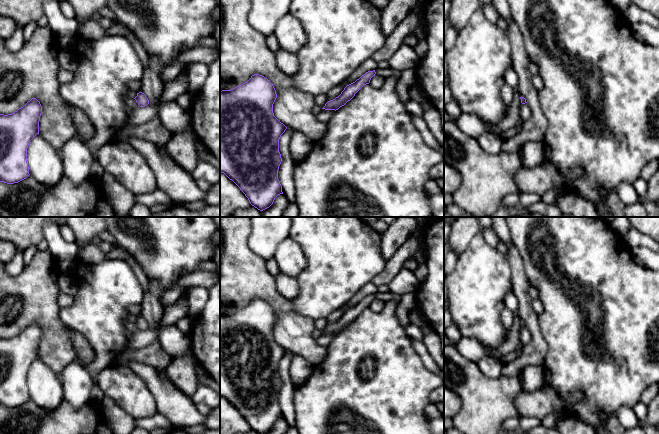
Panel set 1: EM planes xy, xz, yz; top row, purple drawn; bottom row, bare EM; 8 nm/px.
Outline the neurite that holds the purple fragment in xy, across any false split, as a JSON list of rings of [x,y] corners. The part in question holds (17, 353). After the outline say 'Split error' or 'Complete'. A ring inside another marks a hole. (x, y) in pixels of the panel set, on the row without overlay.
[[[32,322],[23,331],[12,338],[0,338],[0,406],[18,407],[29,398],[27,372],[30,365],[39,358],[39,345],[42,330],[36,322]]]. Complete

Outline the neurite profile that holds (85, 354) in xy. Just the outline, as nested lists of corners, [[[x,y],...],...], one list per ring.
[[[68,328],[68,332],[72,339],[73,346],[77,351],[77,360],[85,367],[89,366],[95,359],[95,352],[87,339],[79,332]]]

